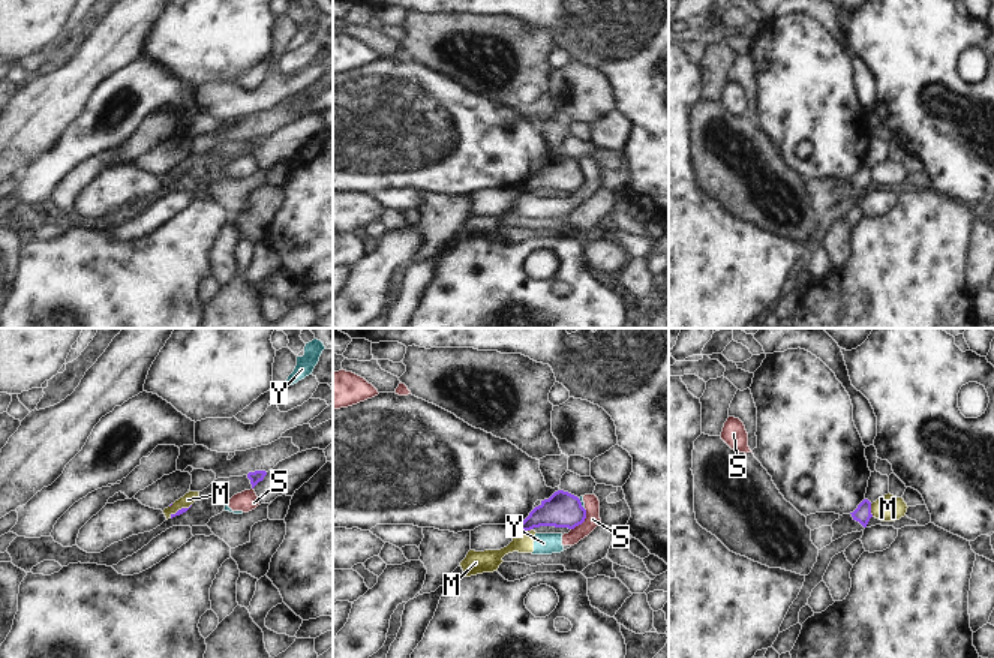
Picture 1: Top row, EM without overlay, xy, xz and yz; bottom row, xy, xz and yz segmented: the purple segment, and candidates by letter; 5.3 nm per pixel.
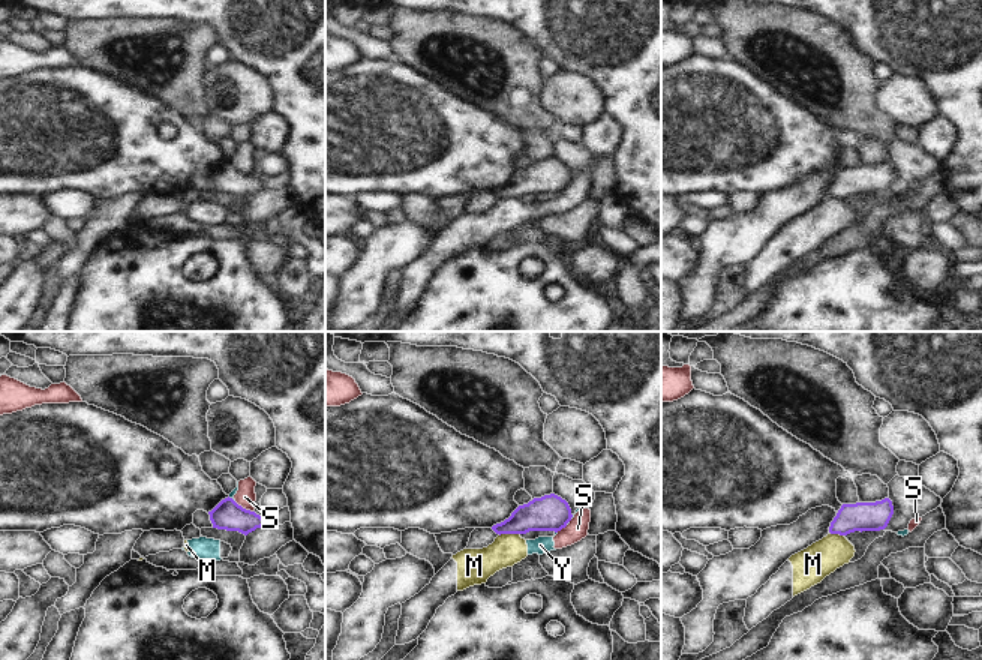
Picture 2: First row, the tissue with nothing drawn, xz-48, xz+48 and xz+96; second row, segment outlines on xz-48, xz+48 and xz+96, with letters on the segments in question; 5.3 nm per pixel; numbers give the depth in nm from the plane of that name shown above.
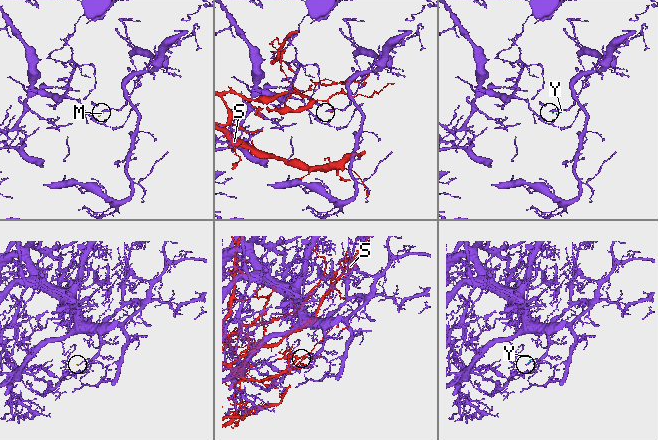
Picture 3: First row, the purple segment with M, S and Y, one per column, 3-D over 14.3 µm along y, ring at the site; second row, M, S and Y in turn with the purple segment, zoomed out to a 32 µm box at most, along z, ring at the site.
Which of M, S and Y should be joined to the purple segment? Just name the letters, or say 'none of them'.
none of them

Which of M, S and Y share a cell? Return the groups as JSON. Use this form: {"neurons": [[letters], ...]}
{"neurons": [["M", "S", "Y"]]}

